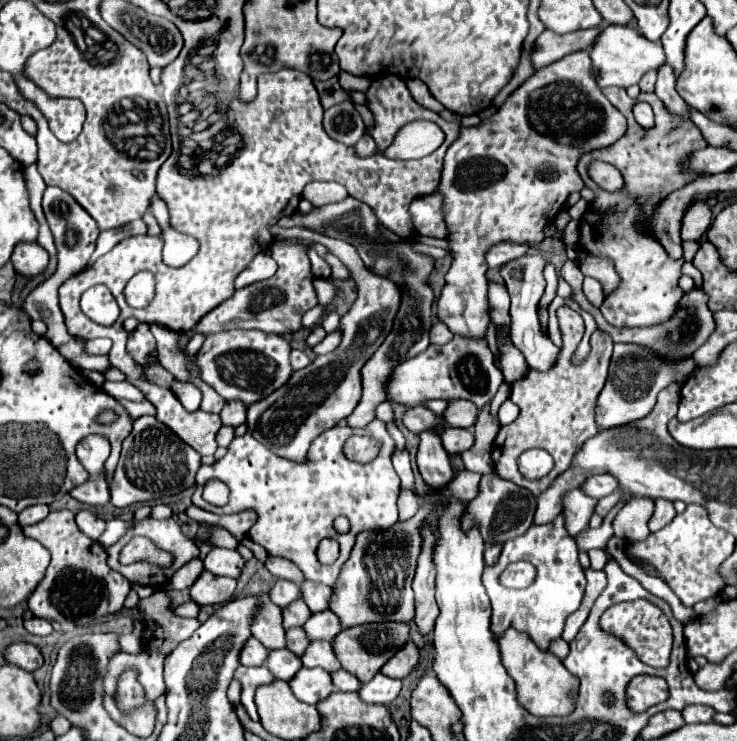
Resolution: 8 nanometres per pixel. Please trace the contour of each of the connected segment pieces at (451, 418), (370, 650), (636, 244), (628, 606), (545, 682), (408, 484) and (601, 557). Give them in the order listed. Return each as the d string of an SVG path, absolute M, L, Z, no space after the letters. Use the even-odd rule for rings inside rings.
M450 400L450 406L442 414L448 426L456 428L472 428L478 416L478 408L470 400Z
M380 622L380 624L362 624L354 628L344 628L334 640L334 650L344 670L354 674L360 682L368 682L410 640L410 630L412 626L404 622Z
M604 88L602 92L626 116L628 132L616 144L594 150L590 154L584 154L578 162L578 172L580 172L582 180L586 182L586 186L590 186L596 192L596 202L592 206L606 210L596 220L596 228L600 230L600 240L594 240L592 250L596 254L610 256L616 264L616 272L622 278L620 288L610 298L604 300L604 304L600 306L600 312L612 326L618 326L618 328L662 324L664 320L670 320L676 314L680 296L684 296L684 292L678 288L678 278L682 276L680 268L682 268L684 260L670 260L666 250L652 236L648 236L648 234L644 236L642 232L636 230L634 222L640 220L642 216L648 216L654 210L654 206L664 196L668 196L672 190L682 188L690 180L698 178L698 174L694 174L686 168L688 154L698 148L704 148L708 144L702 138L702 134L694 122L672 116L664 108L664 104L660 102L660 98L656 94L640 94L638 96L640 102L648 102L652 106L654 116L656 116L656 124L652 128L642 128L634 120L634 114L632 114L634 100L626 94L624 88ZM594 160L602 160L602 162L616 166L626 180L626 190L624 192L606 192L598 184L594 184L594 180L588 176L588 166Z
M638 599L634 602L622 602L616 606L610 606L602 618L600 618L600 628L604 632L614 634L616 638L624 640L624 644L628 644L628 648L636 650L636 656L652 666L652 668L666 668L670 662L670 650L672 650L672 628L668 624L668 618L664 616L664 612L650 604L648 600Z
M508 628L498 638L498 648L504 668L516 682L518 702L528 712L532 712L534 716L566 716L574 710L578 680L560 664L560 660L552 652L540 650L528 634L518 632L514 628Z
M396 450L392 462L394 462L394 469L401 480L401 487L413 490L415 478L411 468L409 452L406 452L406 450Z
M592 550L592 552L588 552L588 556L592 562L592 568L596 568L596 570L602 570L604 564L608 564L608 560L610 560L608 552L600 552L600 550Z

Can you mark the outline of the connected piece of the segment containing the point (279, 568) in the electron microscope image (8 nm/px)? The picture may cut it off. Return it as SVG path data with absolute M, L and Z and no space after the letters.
M268 556L266 568L268 568L274 576L286 578L286 580L296 582L296 584L302 584L302 582L306 580L304 574L302 574L290 560L284 560L284 558L272 558L272 556Z

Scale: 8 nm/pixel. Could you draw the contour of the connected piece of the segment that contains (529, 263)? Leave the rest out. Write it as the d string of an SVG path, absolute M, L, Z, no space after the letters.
M526 254L518 260L510 260L500 268L500 276L504 278L504 284L510 292L512 306L510 306L510 316L512 316L512 326L510 326L510 340L516 348L522 350L526 356L526 363L530 368L536 370L548 370L552 364L556 364L556 356L560 348L552 344L550 338L546 338L540 332L540 322L538 322L538 302L544 294L544 266L546 260L542 254Z

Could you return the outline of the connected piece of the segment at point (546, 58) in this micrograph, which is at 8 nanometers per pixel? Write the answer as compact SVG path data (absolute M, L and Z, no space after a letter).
M602 26L596 28L588 28L588 30L578 30L578 32L570 32L570 34L554 34L552 30L546 30L544 34L540 34L536 48L532 52L532 66L536 70L546 68L554 62L558 62L560 58L578 52L578 50L588 50L594 42L596 36L602 32Z

